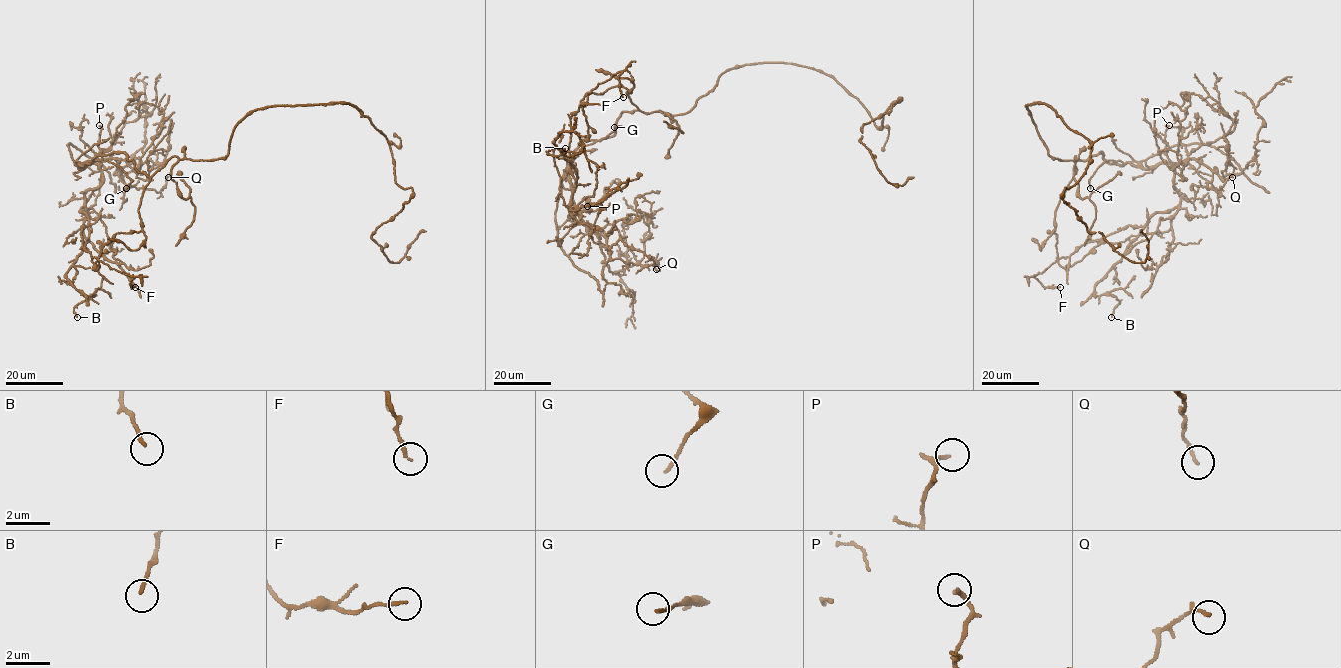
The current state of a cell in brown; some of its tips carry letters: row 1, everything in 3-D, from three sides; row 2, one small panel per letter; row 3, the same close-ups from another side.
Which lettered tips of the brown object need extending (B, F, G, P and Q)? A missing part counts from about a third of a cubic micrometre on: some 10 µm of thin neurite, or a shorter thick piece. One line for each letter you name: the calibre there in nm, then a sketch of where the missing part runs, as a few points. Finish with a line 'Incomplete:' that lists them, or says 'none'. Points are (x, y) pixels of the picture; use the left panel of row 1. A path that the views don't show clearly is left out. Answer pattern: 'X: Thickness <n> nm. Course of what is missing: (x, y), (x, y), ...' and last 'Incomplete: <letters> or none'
G: Thickness 120 nm. Course of what is missing: (126, 188), (122, 202), (123, 211), (135, 220), (130, 223)
Incomplete: G

